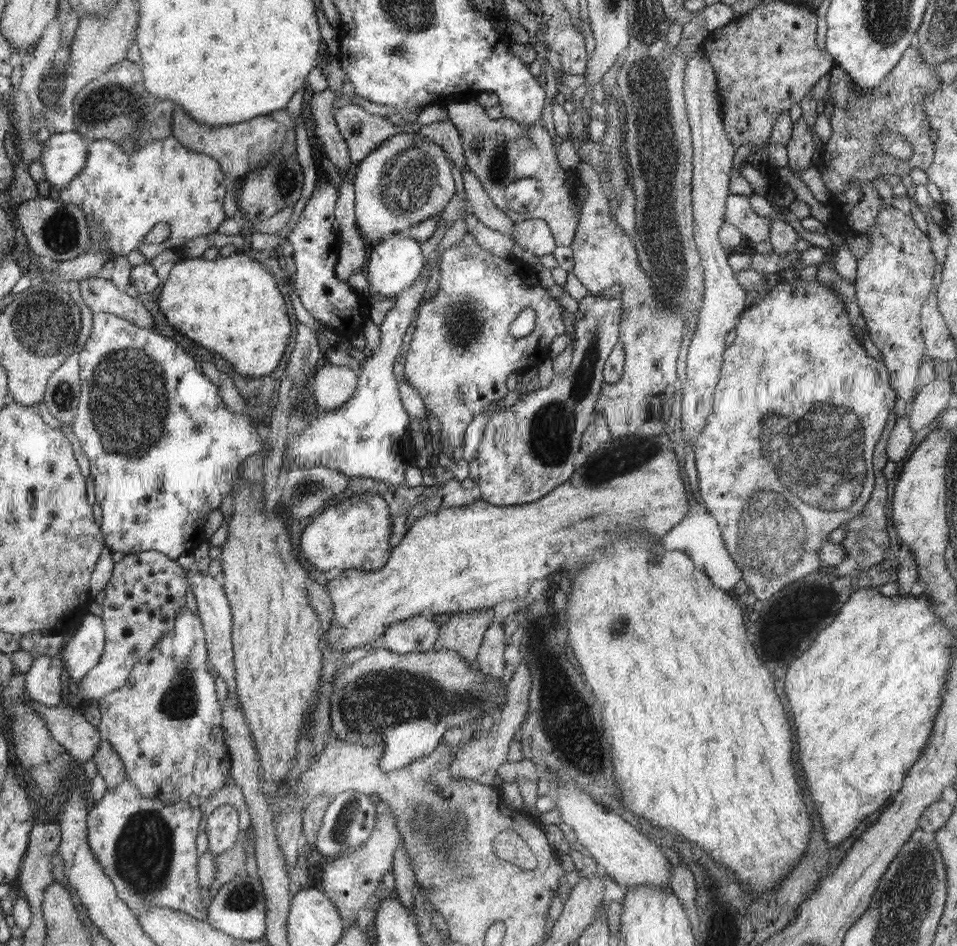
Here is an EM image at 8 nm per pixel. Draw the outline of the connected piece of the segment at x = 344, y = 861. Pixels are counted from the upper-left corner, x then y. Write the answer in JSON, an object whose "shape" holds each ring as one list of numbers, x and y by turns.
{"shape":[[378,801,377,821,368,840,356,850,347,852,344,856,336,857,325,866,320,882,322,890,338,907,338,912,347,920,345,924,354,925,357,922,358,912,369,906,369,901,375,895,375,890,380,886,382,877,390,868,396,855,396,847,402,844,402,835,397,829,396,817,393,810,384,802]]}

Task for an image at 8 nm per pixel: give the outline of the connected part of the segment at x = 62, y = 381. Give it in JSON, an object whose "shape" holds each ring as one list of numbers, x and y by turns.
{"shape":[[74,353,54,372,48,382,43,403,60,422,71,423,76,418,81,393,79,355]]}

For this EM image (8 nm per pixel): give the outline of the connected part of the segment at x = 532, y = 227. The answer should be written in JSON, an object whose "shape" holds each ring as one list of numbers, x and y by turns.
{"shape":[[523,220,514,226,511,240,534,256,553,254,555,239,545,220]]}

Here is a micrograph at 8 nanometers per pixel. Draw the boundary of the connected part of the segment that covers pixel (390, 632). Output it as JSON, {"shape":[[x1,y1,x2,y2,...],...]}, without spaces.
{"shape":[[422,615,396,622,382,636,382,648,401,654,432,651,439,627,432,618]]}

